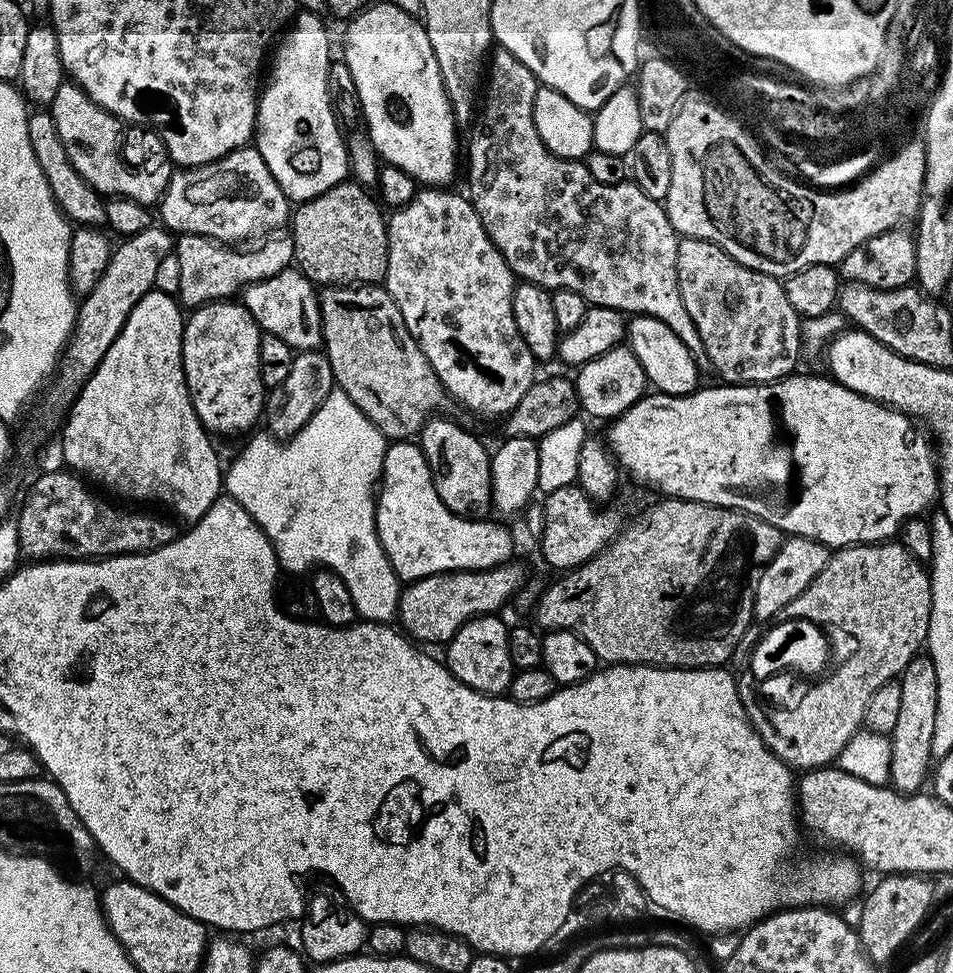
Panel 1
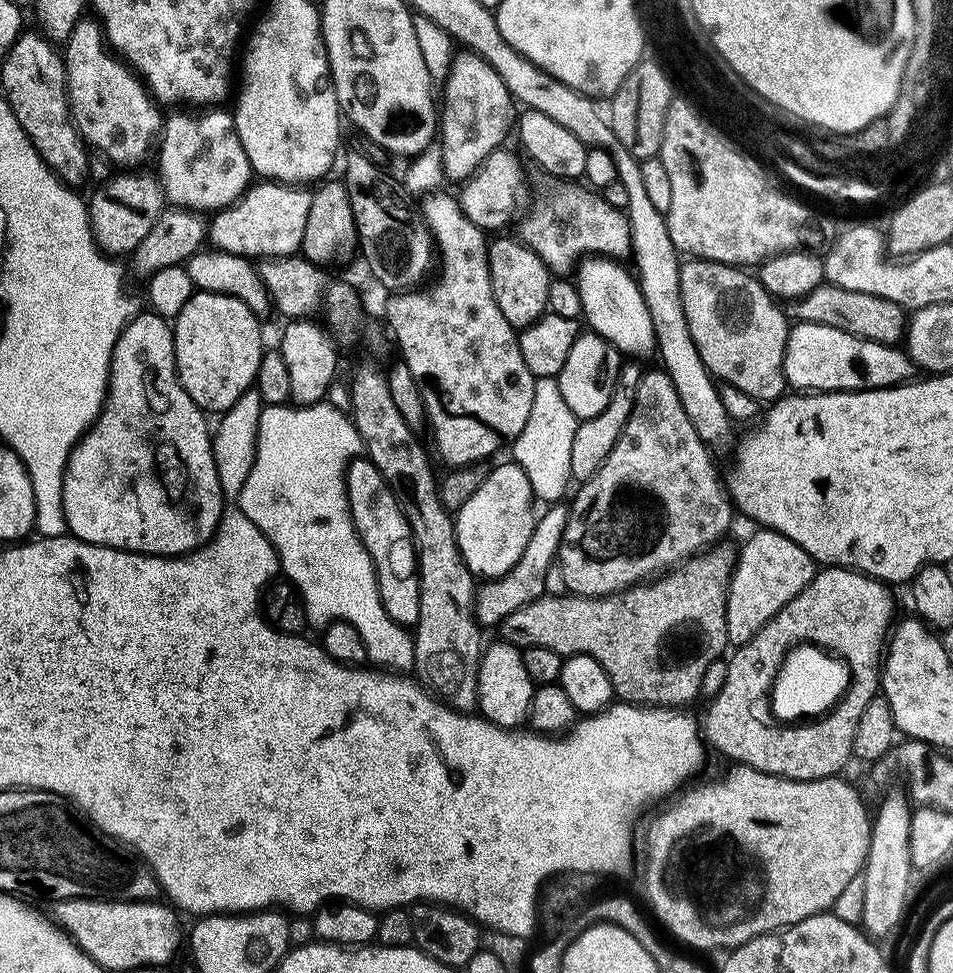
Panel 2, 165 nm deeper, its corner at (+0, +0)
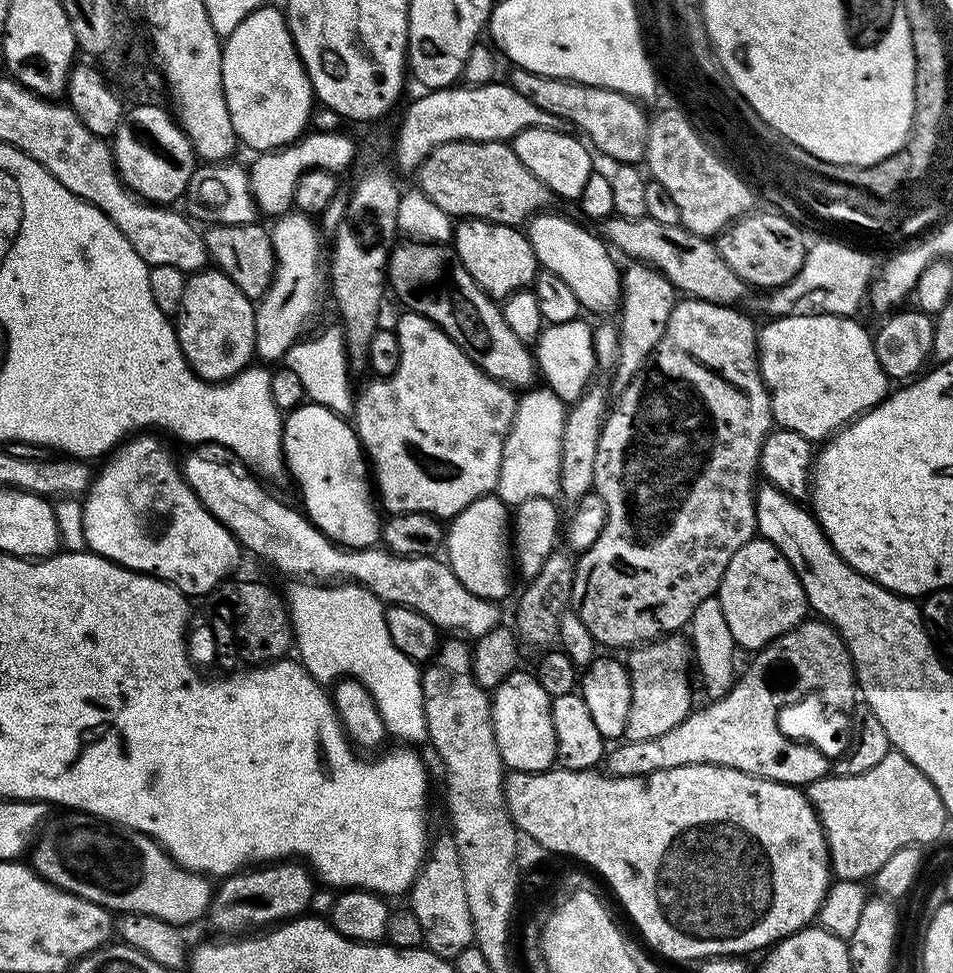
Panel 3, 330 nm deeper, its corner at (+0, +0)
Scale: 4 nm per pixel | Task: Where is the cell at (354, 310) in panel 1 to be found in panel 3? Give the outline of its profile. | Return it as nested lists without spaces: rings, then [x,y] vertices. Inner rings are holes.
[[[260,222],[250,224],[213,224],[203,233],[204,245],[211,263],[224,272],[246,294],[250,301],[259,301],[265,296],[276,273],[276,255],[272,249],[272,233]]]

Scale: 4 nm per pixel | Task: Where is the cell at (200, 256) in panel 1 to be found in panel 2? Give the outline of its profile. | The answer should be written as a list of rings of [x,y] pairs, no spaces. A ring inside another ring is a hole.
[[[274,180],[253,183],[231,206],[219,209],[207,221],[207,243],[221,252],[249,258],[297,255],[304,247],[306,218],[312,205],[313,193],[308,191],[304,186]]]

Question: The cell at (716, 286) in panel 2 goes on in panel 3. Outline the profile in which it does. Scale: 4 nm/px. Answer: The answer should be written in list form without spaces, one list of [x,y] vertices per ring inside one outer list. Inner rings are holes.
[[[677,299],[670,314],[670,322],[666,326],[666,334],[662,334],[662,342],[658,342],[644,369],[628,383],[624,392],[619,393],[604,420],[604,429],[598,438],[598,454],[594,458],[592,486],[606,506],[606,526],[602,526],[602,534],[598,534],[594,546],[579,553],[575,561],[576,573],[572,587],[572,604],[576,614],[597,645],[605,644],[608,648],[631,650],[641,644],[647,644],[649,640],[658,640],[662,636],[670,636],[687,629],[694,610],[698,610],[698,605],[706,602],[706,598],[719,593],[726,566],[730,566],[730,558],[734,558],[734,554],[738,554],[738,550],[742,550],[742,546],[746,546],[746,542],[750,542],[757,535],[754,489],[758,484],[756,475],[760,466],[762,442],[774,428],[772,397],[769,396],[764,381],[760,379],[759,367],[752,366],[748,372],[750,388],[747,396],[746,393],[739,392],[730,381],[723,380],[714,369],[704,365],[711,360],[748,360],[751,356],[753,359],[758,348],[758,328],[757,325],[752,325],[751,318],[743,316],[740,310],[736,306],[715,304],[705,300]]]

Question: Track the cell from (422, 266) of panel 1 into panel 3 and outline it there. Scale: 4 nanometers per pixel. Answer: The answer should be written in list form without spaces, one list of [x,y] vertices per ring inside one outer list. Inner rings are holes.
[[[407,310],[401,311],[401,316],[397,318],[396,324],[394,323],[394,331],[396,333],[396,337],[398,338],[398,350],[400,351],[400,357],[398,358],[398,366],[394,370],[394,374],[390,374],[389,376],[385,376],[383,378],[372,378],[372,381],[369,382],[368,385],[365,386],[364,389],[359,389],[358,395],[355,397],[355,413],[354,413],[354,427],[356,429],[356,435],[360,438],[360,447],[364,449],[367,459],[370,461],[371,471],[374,473],[374,484],[378,489],[379,499],[382,501],[384,499],[383,507],[387,509],[389,513],[395,514],[398,512],[425,512],[428,516],[434,516],[439,518],[441,521],[448,522],[451,521],[459,512],[462,510],[466,510],[468,506],[474,503],[478,498],[482,498],[483,496],[489,495],[497,487],[497,484],[500,481],[500,467],[502,466],[503,460],[503,450],[504,443],[507,442],[508,432],[512,428],[512,424],[515,422],[515,414],[516,407],[518,403],[518,396],[515,391],[508,385],[504,384],[501,380],[495,380],[494,377],[488,376],[486,373],[482,371],[474,362],[467,357],[466,352],[459,348],[455,344],[454,341],[448,337],[443,330],[439,328],[439,326],[435,325],[433,321],[427,320],[427,318],[423,317],[422,314],[409,312]]]

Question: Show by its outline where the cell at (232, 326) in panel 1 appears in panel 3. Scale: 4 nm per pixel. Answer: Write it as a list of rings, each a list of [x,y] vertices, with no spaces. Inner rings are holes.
[[[201,270],[188,276],[186,294],[182,294],[182,306],[175,330],[182,354],[192,371],[203,380],[223,382],[231,380],[253,363],[256,350],[256,310],[253,301],[248,300],[246,294],[234,286],[234,282],[230,282],[227,274],[219,270],[208,271]]]

